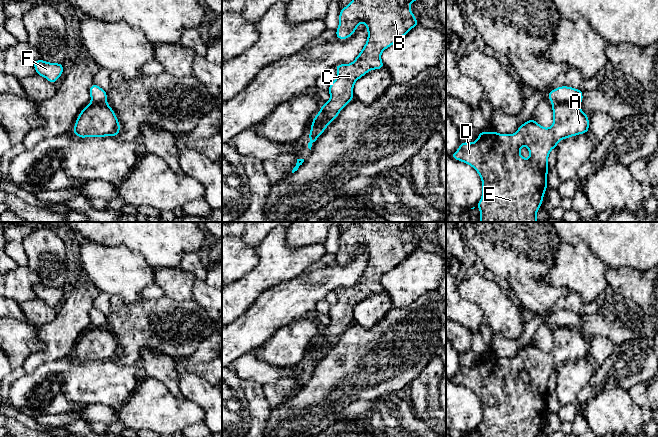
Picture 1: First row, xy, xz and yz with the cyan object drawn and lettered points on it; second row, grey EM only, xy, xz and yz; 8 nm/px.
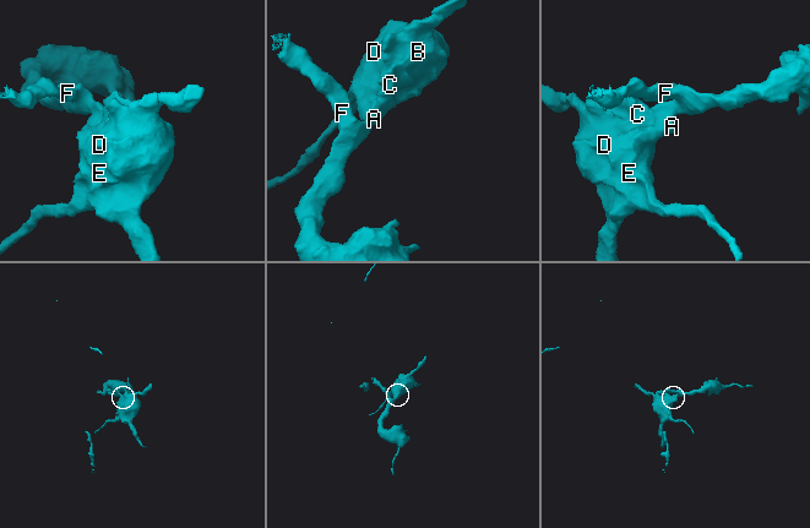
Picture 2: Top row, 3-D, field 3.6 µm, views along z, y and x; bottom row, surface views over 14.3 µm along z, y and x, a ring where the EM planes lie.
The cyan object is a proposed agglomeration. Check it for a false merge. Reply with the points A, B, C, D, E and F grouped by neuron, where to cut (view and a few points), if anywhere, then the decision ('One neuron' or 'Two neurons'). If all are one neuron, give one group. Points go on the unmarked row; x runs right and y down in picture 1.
Groups: A B C D E / F. Split along yz (552, 326), (568, 326), (578, 329). Two neurons

